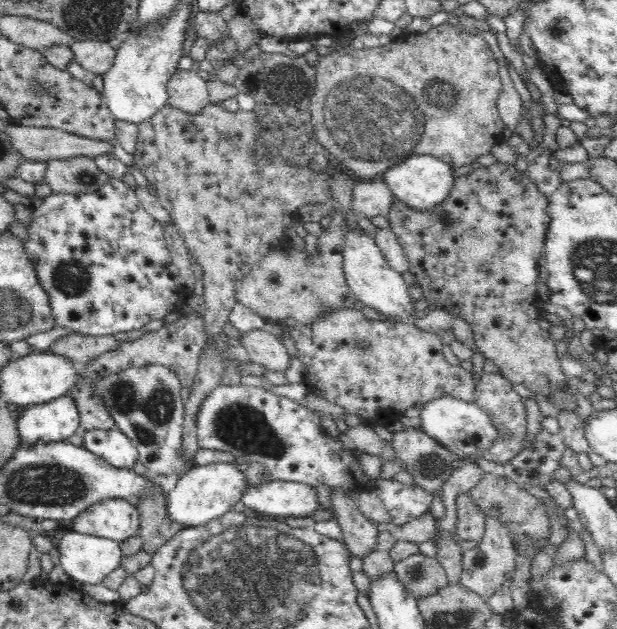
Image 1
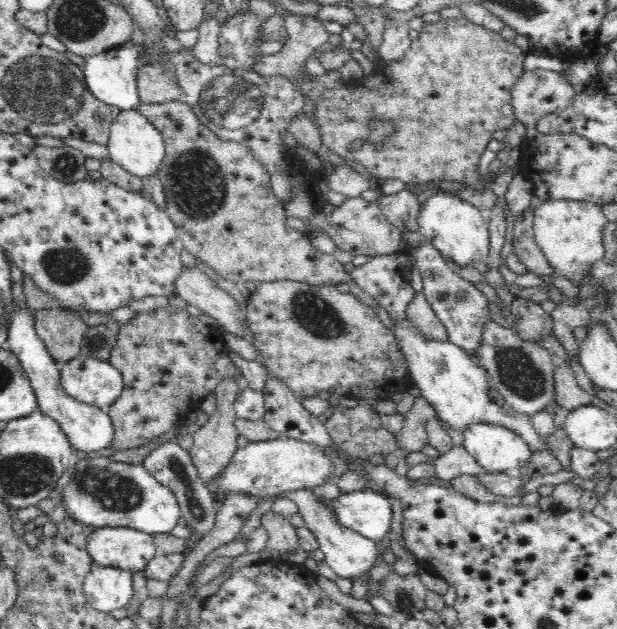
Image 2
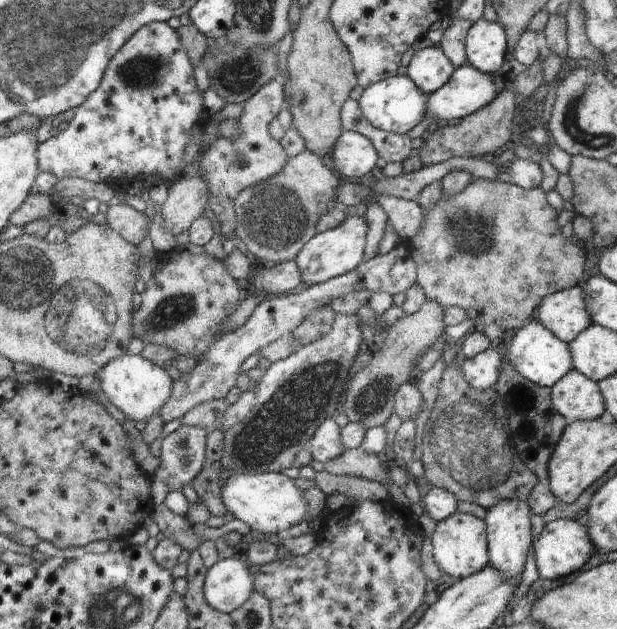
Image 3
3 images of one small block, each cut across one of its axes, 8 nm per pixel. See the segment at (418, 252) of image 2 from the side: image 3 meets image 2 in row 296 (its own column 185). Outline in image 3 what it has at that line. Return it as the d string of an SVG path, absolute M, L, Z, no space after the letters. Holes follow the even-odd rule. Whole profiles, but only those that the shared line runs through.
M182 425L178 430L172 432L162 440L162 447L160 448L160 462L161 468L150 477L149 496L154 502L155 506L160 506L164 503L167 494L180 491L182 486L191 484L192 480L200 473L204 467L206 458L206 442L208 432L198 426Z

